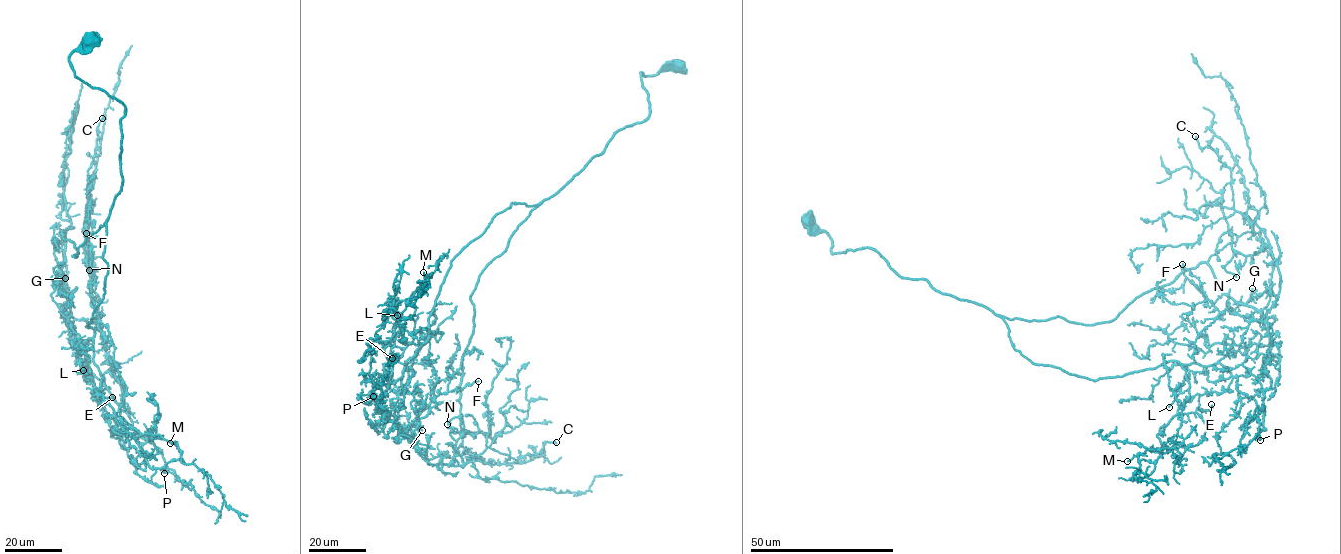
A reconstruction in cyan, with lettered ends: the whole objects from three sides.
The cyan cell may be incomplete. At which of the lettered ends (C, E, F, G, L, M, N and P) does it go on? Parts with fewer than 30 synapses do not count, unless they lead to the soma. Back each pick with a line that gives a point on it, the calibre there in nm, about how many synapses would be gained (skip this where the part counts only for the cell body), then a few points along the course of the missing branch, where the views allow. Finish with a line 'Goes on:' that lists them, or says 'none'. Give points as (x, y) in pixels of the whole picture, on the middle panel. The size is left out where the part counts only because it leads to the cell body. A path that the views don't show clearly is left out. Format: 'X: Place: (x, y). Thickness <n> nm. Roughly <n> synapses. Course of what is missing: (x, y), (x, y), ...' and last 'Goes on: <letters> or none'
E: Place: (392, 358). Thickness 200 nm. Roughly 110 synapses. Course of what is missing: (392, 358), (398, 361), (400, 358), (391, 373), (392, 354), (401, 350), (404, 340), (399, 346)
G: Place: (422, 430). Thickness 220 nm. Roughly 100 synapses
Goes on: E, G

